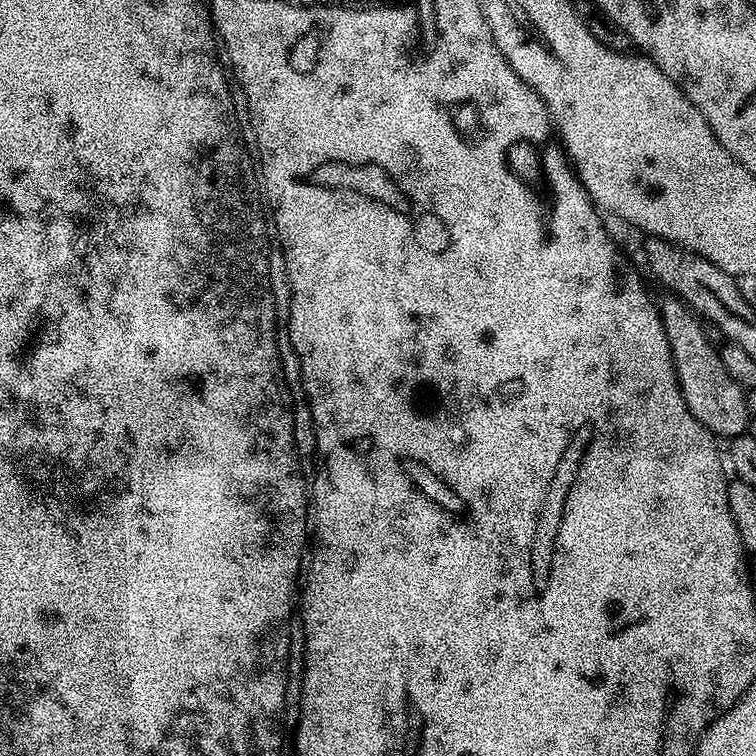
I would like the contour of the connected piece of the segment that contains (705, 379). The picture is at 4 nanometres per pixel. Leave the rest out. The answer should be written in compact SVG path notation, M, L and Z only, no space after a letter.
M679 298L668 299L672 300L659 305L660 316L664 319L668 345L672 351L672 364L676 367L676 380L680 383L686 406L694 418L698 418L698 422L702 422L702 426L706 426L717 438L745 435L747 428L744 427L750 423L748 407L744 401L745 389L736 384L730 374L726 374L726 366L722 366L717 345L708 341L704 333L705 325L697 319L693 309Z

